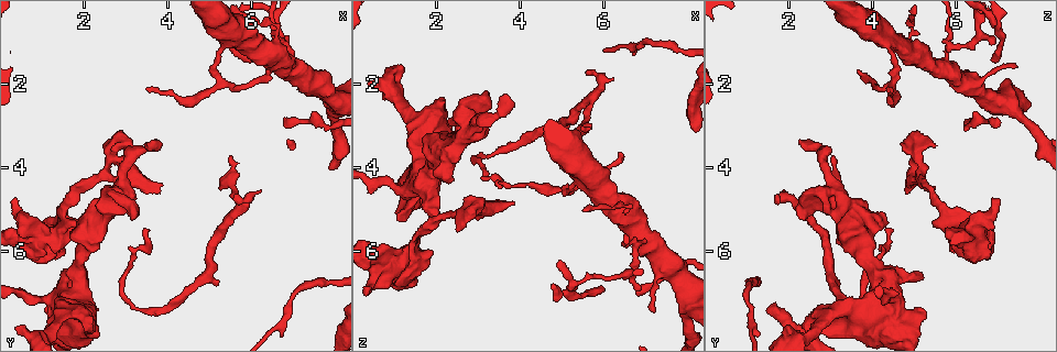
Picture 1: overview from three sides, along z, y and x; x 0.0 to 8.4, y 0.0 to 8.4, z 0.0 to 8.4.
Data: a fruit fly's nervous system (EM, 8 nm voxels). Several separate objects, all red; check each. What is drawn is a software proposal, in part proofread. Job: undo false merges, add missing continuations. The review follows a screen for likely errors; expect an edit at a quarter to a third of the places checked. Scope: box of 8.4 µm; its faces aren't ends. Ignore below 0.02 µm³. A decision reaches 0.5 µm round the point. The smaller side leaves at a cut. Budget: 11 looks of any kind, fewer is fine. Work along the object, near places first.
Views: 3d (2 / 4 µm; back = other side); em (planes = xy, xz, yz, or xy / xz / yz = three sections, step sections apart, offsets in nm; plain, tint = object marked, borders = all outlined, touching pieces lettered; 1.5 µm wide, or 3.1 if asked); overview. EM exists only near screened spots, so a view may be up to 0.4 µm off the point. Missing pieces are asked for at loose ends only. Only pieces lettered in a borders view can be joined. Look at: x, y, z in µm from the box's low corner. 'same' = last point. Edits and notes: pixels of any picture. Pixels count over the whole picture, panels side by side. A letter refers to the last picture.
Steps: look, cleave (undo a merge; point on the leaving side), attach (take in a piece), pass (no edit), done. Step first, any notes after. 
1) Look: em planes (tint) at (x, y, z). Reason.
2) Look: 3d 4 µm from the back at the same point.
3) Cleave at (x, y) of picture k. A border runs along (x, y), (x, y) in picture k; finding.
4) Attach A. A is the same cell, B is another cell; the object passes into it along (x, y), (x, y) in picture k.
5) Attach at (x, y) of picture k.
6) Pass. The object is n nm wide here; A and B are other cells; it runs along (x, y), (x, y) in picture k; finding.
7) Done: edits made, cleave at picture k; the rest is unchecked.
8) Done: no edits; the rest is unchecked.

Look: em planes (plain) at (3.60, 3.35, 2.25). An open end.

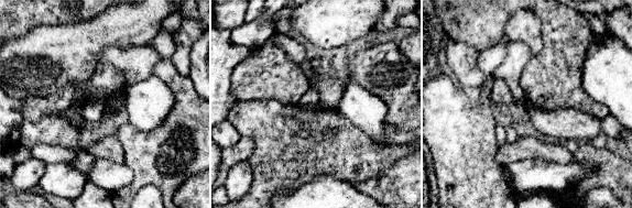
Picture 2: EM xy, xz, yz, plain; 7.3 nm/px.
Look: em planes (borders) at the same point.

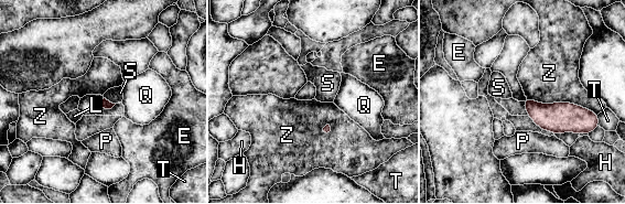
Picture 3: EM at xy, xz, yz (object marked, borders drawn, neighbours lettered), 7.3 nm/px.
Pass. The longest contact is with Z, 550 nm; E, H, L, P, Q, S, T and Z are other cells; none of them fits.

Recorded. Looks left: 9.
Look: em yz step 4 (tint) at (3.05, 3.75, 5.00). Free end.

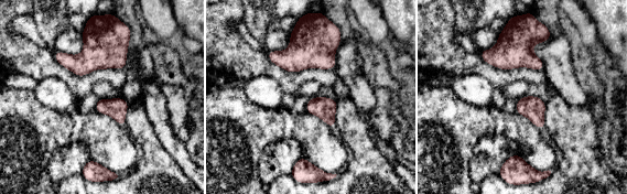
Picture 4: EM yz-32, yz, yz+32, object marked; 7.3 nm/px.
Look: em planes (borders) at the same point.

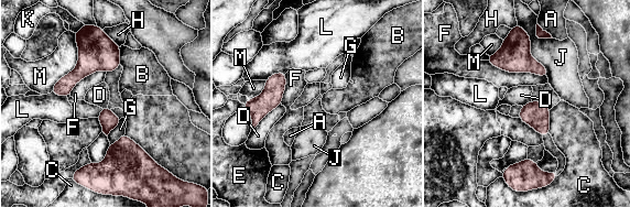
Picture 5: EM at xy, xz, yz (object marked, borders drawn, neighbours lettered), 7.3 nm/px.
Pass. The object is 140 nm wide here; the longest contact is with F, 460 nm; A, B, C, D, E, F, G, H, J, K, L and M are other cells; no lettered piece goes on from it.

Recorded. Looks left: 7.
Look: 3d 4 µm at (3.50, 5.50, 4.55). Thin end.

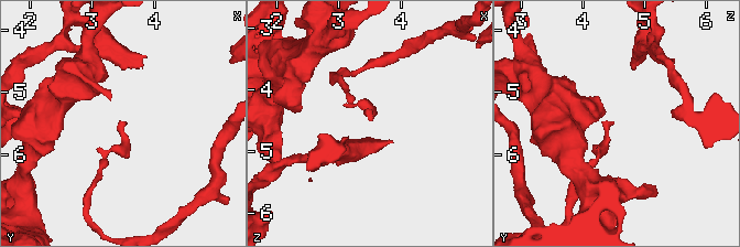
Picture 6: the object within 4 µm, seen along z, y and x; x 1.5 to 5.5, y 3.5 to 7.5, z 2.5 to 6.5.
Look: em planes (borders) at (3.55, 5.50, 4.50).

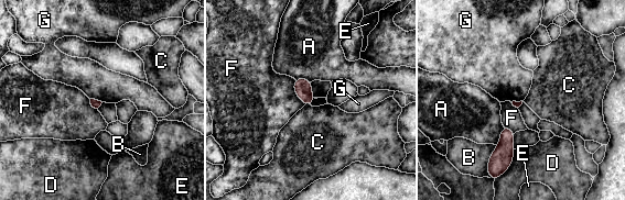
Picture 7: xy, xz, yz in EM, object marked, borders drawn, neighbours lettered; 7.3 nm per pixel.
Pass. A, B, C, D, E, F and G are other cells; a border runs along (304, 104), (310, 106) in picture 7; none of them fits.

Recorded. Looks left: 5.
Look: 3d 4 µm at (5.60, 4.60, 1.70). Free end.

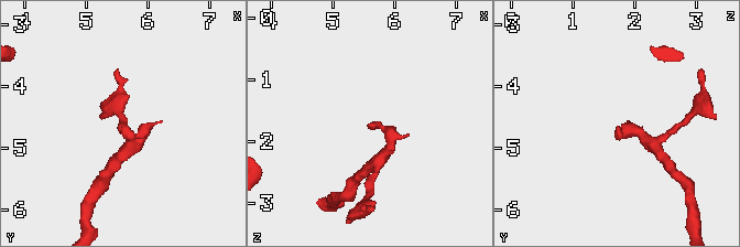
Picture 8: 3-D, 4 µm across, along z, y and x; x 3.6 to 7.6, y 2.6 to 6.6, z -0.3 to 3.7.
Look: em planes (borders) at (5.60, 4.60, 1.70). Shape alone is not enough.

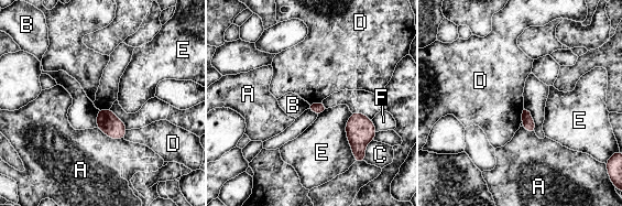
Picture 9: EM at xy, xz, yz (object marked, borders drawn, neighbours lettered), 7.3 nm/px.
Pass. The longest contact is with E, 360 nm; A, B, C, D, E and F are other cells; no lettered piece goes on from it.

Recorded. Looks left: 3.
Done: no edits; the rest is unchecked.

